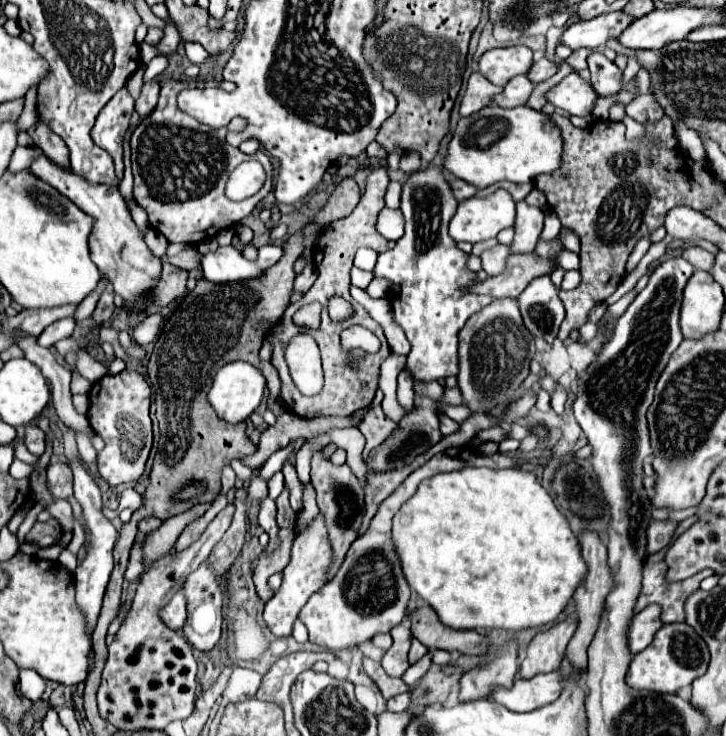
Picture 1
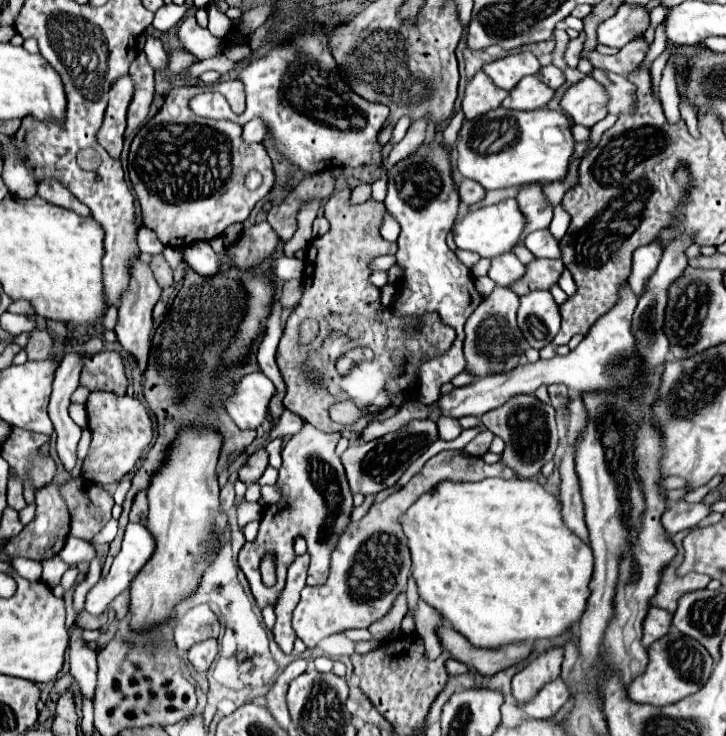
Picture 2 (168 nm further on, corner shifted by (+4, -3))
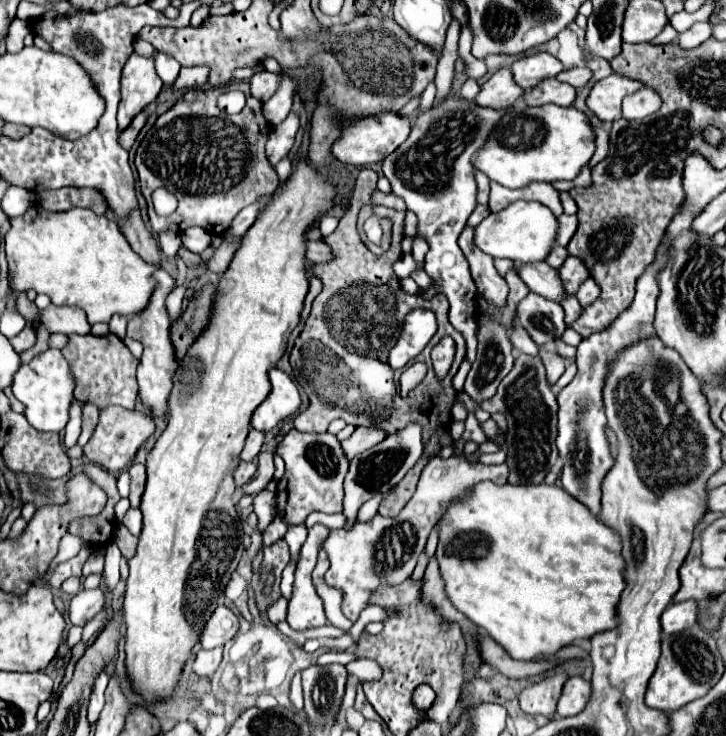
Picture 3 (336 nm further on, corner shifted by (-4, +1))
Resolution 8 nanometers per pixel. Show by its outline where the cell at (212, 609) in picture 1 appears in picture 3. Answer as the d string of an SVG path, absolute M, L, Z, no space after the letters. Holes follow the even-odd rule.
M220 647L218 649L210 649L210 651L200 649L198 655L196 655L196 661L192 665L192 671L196 675L200 675L200 677L212 677L216 673L220 661L222 661L222 649Z

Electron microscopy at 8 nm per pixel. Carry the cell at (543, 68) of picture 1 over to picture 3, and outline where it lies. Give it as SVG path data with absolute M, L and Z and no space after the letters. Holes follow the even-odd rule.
M582 65L582 67L572 67L572 69L566 69L566 71L558 73L556 79L580 89L580 87L584 87L590 81L590 77L592 77L592 71Z

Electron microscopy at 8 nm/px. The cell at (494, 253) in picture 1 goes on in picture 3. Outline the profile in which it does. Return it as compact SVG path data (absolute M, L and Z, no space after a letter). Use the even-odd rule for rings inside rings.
M540 261L540 263L528 263L528 265L518 265L518 273L522 277L522 281L538 295L562 303L566 299L566 291L564 285L560 281L560 275L556 269L552 269L548 263Z

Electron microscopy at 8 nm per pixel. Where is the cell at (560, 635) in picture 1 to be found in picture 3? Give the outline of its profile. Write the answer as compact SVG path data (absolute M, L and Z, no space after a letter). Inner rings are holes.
M556 669L554 673L550 673L540 683L526 687L520 695L522 711L532 715L532 717L544 715L544 717L552 719L556 715L556 703L560 699L560 693L562 693L566 679L568 679L566 673L562 669Z

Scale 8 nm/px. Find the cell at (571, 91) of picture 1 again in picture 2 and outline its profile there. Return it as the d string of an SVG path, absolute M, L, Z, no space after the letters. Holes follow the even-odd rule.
M584 77L566 89L560 107L570 115L574 123L592 127L606 117L606 101L608 97L604 93L604 87L592 77Z

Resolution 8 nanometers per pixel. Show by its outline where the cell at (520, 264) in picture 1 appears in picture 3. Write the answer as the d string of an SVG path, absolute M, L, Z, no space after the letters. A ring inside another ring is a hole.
M568 257L566 263L564 263L562 269L560 269L560 277L562 277L562 281L564 281L566 291L572 293L572 295L576 295L578 287L590 277L590 273L588 273L588 267L586 267L580 259Z

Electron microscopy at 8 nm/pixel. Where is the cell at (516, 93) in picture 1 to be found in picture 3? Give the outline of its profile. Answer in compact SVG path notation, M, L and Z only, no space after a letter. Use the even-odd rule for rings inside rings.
M544 79L540 85L534 89L526 91L524 97L526 105L546 105L546 103L556 103L556 105L572 105L576 99L576 89L560 83L558 79Z

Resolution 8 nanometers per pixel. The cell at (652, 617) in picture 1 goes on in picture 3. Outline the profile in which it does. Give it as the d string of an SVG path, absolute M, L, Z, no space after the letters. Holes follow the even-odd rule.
M696 601L672 603L662 613L662 631L664 633L682 633L684 629L696 625Z

